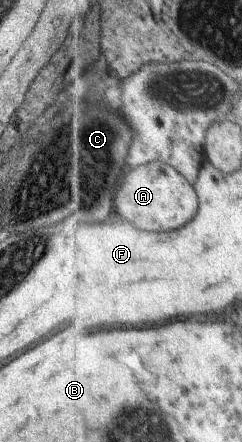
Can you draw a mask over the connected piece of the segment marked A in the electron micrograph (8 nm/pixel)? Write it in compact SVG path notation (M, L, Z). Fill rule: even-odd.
M163 162L143 164L125 173L115 197L115 207L119 215L137 227L143 227L145 231L175 231L187 225L199 209L199 197L195 189L194 184L172 165Z

